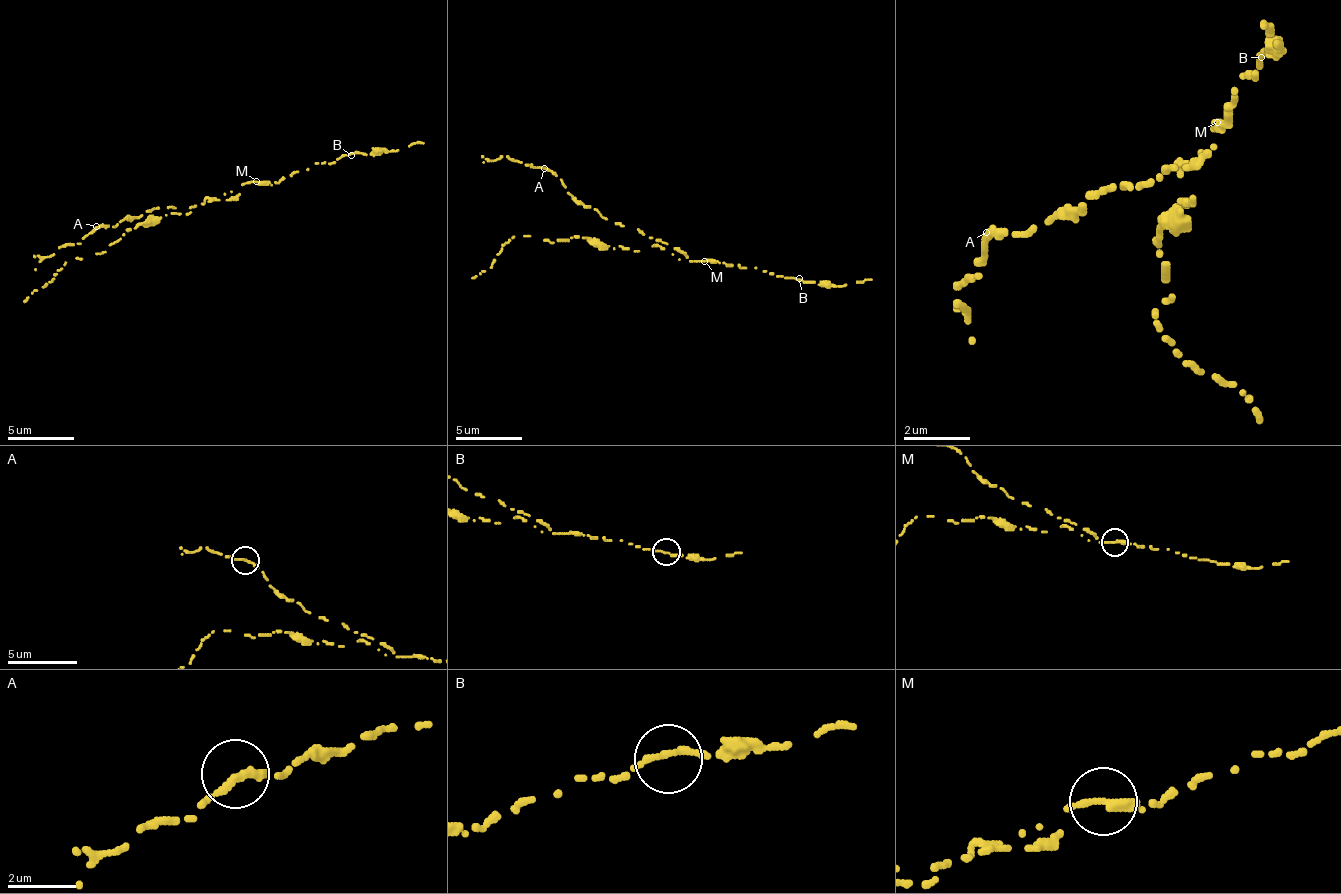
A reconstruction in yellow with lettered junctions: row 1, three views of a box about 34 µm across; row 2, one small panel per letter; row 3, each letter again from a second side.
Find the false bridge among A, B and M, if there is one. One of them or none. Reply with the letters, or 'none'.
M

